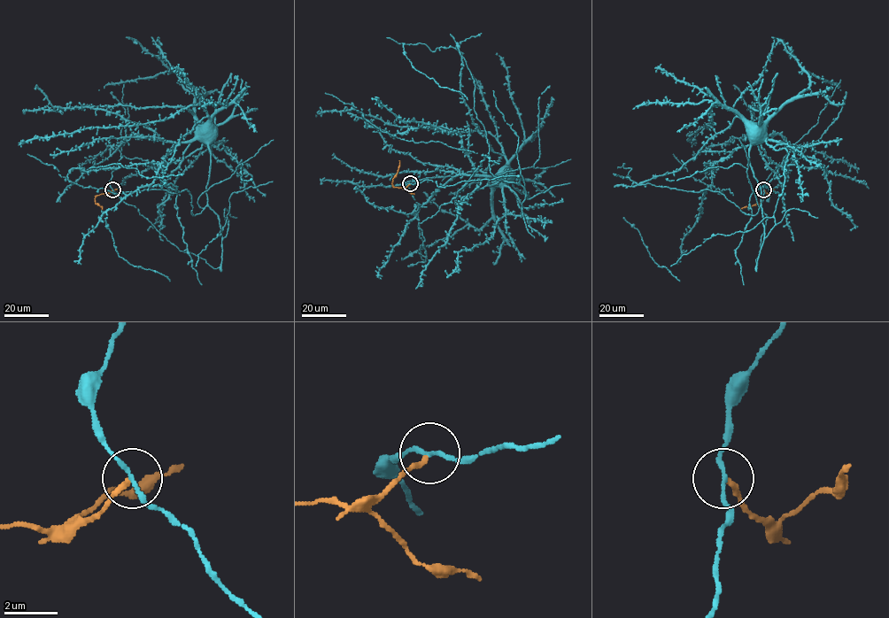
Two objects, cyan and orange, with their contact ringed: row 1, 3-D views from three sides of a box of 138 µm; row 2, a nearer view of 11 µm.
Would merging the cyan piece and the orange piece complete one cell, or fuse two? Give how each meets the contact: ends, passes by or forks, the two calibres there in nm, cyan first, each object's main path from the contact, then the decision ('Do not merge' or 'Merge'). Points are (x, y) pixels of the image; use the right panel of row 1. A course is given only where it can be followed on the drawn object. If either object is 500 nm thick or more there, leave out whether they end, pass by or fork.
At the ring cyan passes by. At the ring orange ends. Thickness 150 nm (cyan) against 200 nm. Course of cyan: (763, 189), (760, 204), (767, 220), (755, 268), (764, 226), (760, 185), (749, 159), (749, 127), (753, 128). Course of orange: (764, 189), (768, 194), (759, 204), (740, 210). Do not merge

